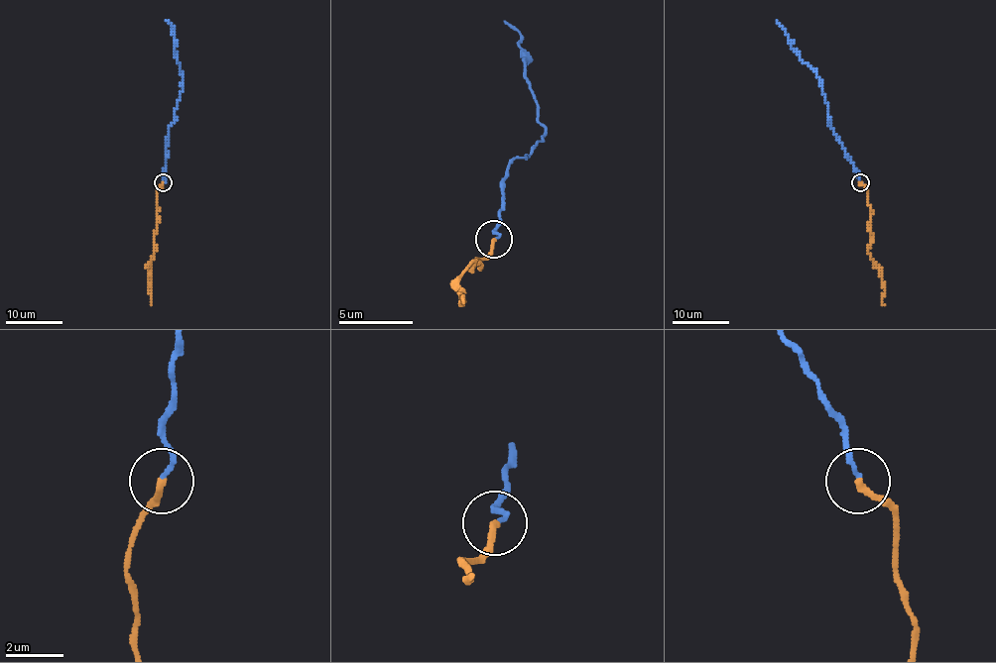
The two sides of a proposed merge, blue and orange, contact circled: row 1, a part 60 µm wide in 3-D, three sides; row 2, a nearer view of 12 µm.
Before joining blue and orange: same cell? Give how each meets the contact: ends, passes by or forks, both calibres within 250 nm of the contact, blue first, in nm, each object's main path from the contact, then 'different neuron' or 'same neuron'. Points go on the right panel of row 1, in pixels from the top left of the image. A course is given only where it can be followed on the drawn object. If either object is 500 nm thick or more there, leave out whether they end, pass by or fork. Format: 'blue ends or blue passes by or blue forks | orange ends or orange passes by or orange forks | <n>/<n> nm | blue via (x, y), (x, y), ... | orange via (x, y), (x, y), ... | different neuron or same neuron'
blue ends | orange ends | 160/240 nm | blue via (860, 181), (857, 170), (828, 122), (828, 103), (821, 80), (800, 57), (776, 21) | orange via (860, 183), (867, 188), (871, 210), (868, 252), (885, 289), (883, 302), (885, 305) | different neuron

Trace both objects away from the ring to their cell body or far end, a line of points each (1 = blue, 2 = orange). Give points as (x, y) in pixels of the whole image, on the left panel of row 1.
1: (163, 181), (166, 139), (182, 80), (173, 28), (166, 21)
2: (163, 183), (156, 197), (158, 230), (153, 239), (156, 252), (149, 267), (152, 305)

